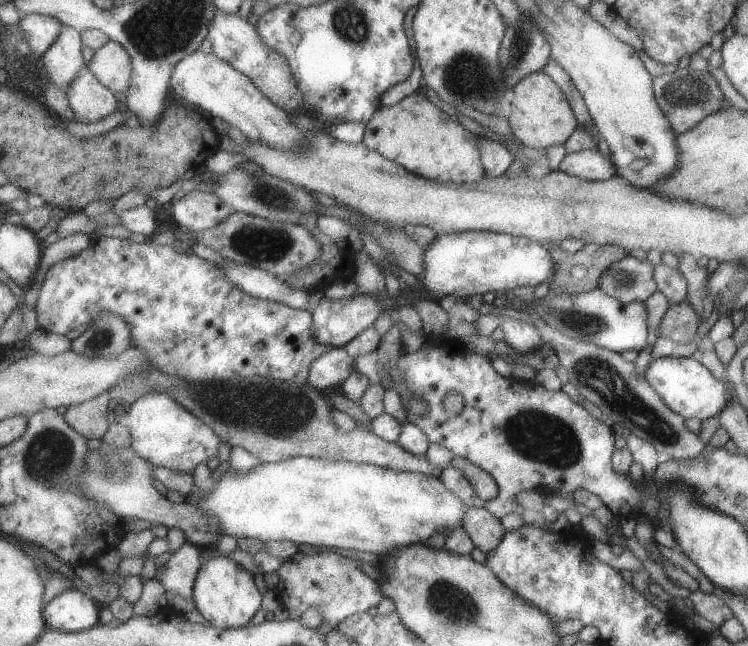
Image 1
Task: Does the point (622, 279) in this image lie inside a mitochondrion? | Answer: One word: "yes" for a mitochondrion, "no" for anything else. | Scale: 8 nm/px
yes

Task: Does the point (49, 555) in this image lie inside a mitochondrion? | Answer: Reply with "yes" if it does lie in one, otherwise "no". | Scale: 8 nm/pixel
no

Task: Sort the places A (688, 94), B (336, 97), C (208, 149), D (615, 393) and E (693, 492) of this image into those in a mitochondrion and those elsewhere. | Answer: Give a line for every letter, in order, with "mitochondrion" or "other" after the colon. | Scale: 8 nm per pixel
A: mitochondrion
B: other
C: other
D: mitochondrion
E: other

